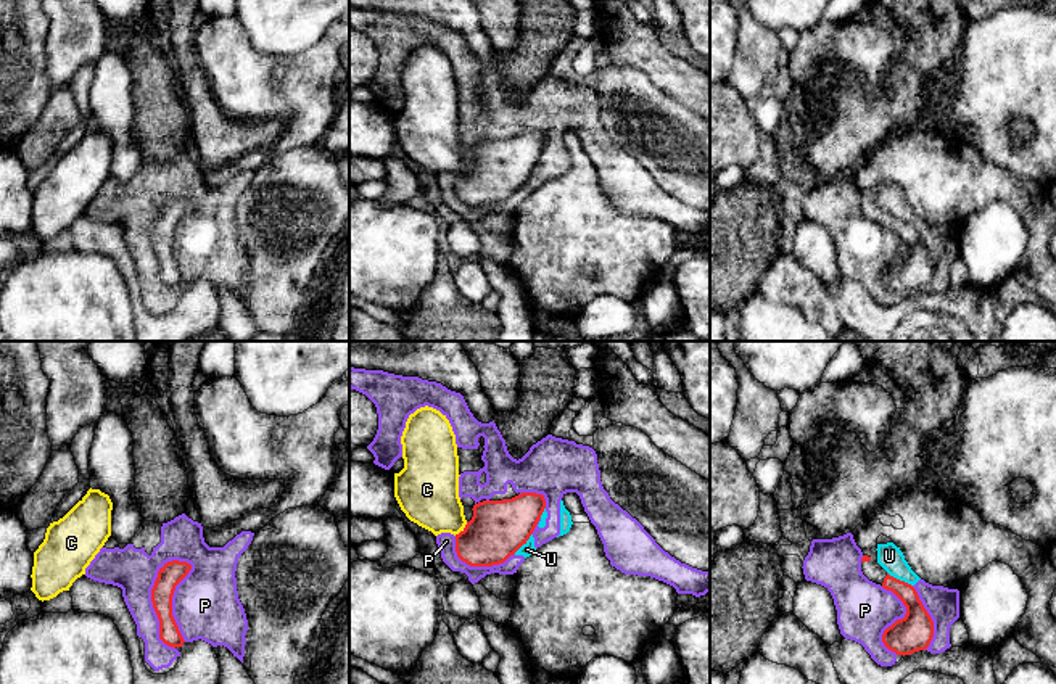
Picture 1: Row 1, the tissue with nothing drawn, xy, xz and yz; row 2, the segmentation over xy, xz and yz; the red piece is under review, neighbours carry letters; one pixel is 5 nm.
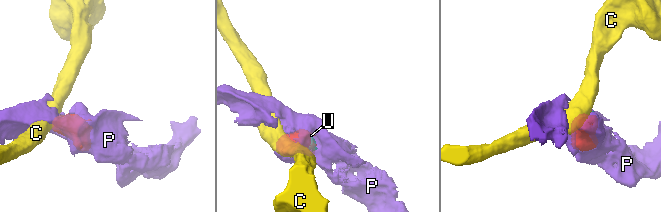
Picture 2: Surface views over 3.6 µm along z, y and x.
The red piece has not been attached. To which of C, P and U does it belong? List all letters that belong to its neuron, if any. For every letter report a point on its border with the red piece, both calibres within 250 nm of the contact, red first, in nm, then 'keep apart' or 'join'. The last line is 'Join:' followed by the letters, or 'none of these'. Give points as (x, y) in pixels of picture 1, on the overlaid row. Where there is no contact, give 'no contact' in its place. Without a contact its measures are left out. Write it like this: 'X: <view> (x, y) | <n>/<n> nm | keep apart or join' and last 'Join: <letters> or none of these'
C: xz (461, 531) | 280/300 nm | keep apart
P: xy (152, 601) | 110/300 nm | keep apart
U: yz (899, 580) | 160/120 nm | keep apart
Join: none of these

